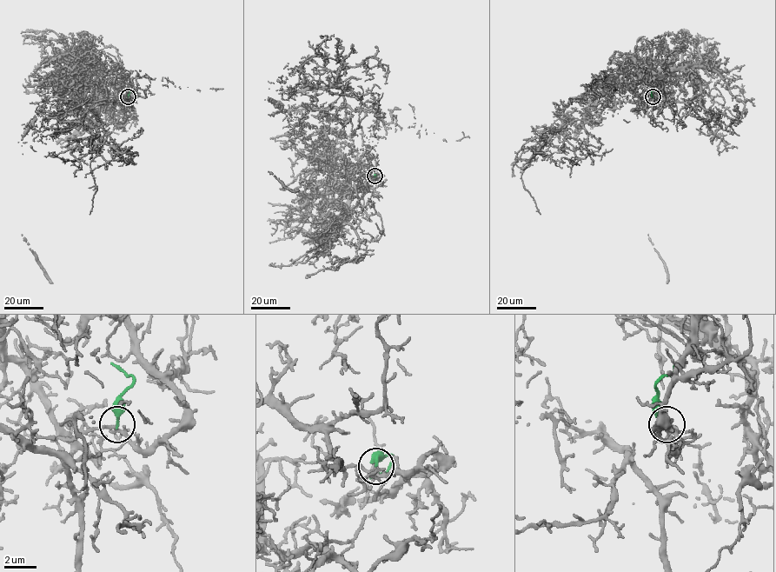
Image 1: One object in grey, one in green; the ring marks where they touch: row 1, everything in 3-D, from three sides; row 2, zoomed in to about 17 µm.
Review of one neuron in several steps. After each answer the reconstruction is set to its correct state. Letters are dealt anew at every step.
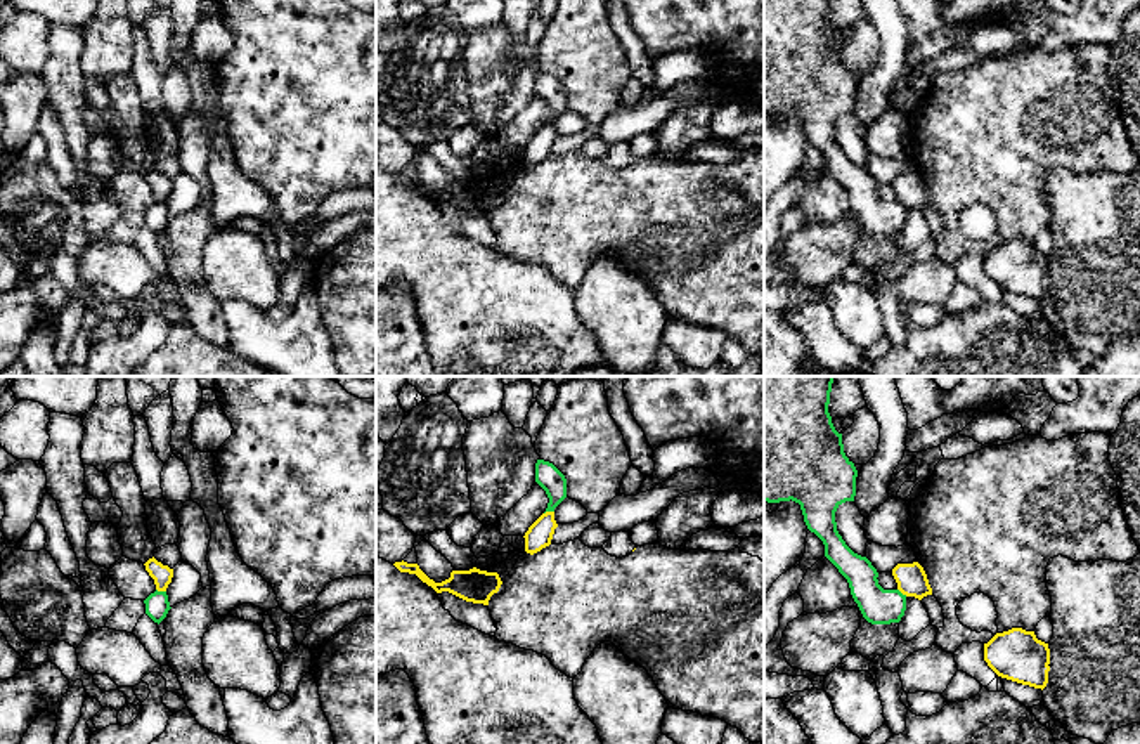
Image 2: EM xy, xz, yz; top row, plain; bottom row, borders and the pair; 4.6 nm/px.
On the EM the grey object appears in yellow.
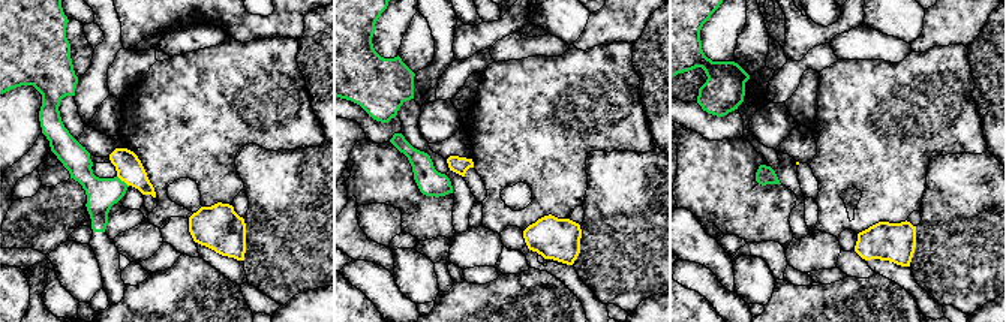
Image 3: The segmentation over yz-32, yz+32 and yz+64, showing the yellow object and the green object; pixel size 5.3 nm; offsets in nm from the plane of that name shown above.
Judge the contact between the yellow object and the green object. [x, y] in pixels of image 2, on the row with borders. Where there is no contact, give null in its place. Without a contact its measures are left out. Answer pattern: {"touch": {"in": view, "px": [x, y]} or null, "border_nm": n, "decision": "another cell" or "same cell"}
{"touch": {"in": "xy", "px": [161, 590]}, "border_nm": 50, "decision": "another cell"}

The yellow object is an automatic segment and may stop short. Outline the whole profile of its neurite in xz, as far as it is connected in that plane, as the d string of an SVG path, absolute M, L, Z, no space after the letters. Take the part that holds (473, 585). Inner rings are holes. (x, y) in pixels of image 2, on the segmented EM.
M395 562L393 564L400 572L416 574L423 583L431 586L437 593L449 591L466 602L489 605L489 600L494 593L499 591L502 581L497 572L480 571L476 567L470 571L452 571L450 578L435 583L430 579L418 564Z

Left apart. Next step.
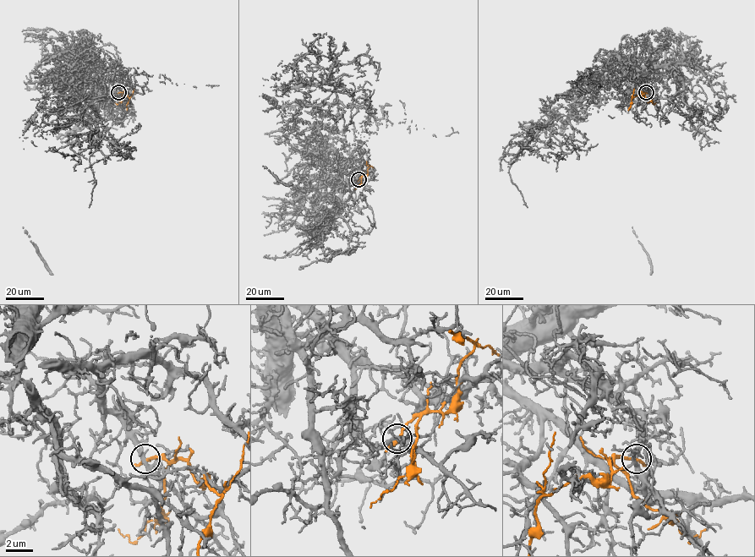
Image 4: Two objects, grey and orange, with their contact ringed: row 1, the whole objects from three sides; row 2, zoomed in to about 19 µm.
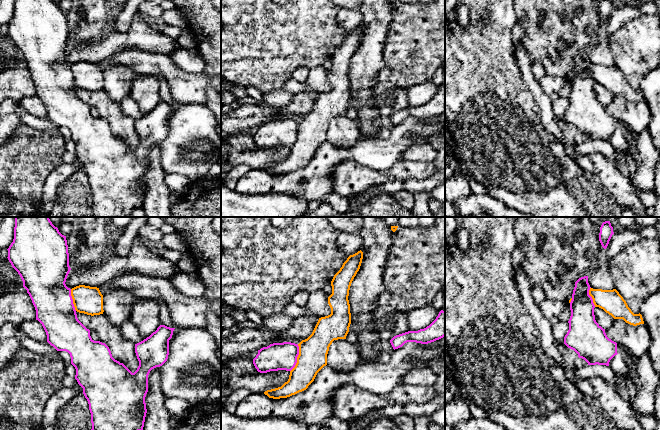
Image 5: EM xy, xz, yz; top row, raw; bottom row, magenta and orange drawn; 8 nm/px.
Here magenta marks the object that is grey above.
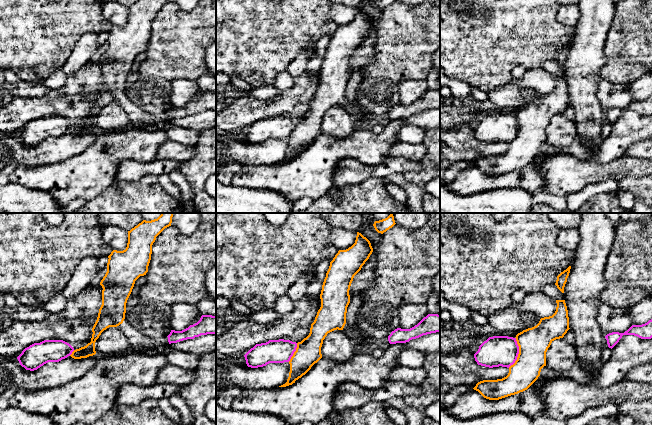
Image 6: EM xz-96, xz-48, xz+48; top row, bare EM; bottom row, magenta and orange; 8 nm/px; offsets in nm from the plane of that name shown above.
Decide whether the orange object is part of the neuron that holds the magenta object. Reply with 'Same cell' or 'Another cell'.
Another cell

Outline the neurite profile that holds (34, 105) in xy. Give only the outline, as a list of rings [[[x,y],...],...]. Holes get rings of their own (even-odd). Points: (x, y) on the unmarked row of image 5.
[[[38,96],[25,97],[20,101],[20,104],[30,114],[39,118],[47,118],[46,108]]]

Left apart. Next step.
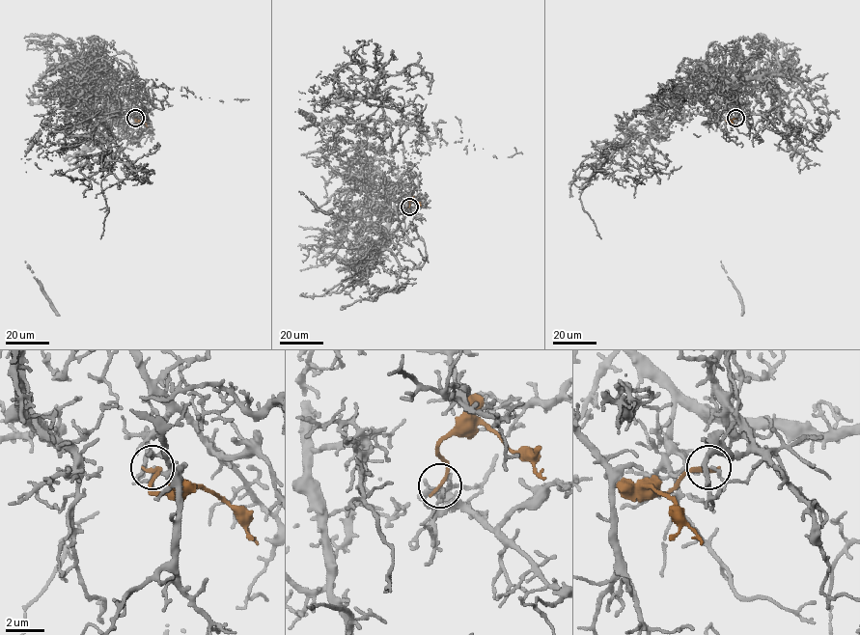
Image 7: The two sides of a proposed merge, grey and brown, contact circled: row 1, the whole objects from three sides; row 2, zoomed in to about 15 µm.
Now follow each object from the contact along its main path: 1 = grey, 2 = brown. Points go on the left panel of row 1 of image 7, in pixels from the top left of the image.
1: (135, 118), (105, 72), (69, 81), (93, 75), (84, 125), (129, 179), (68, 133), (167, 88), (240, 101)
2: (135, 118), (147, 126)

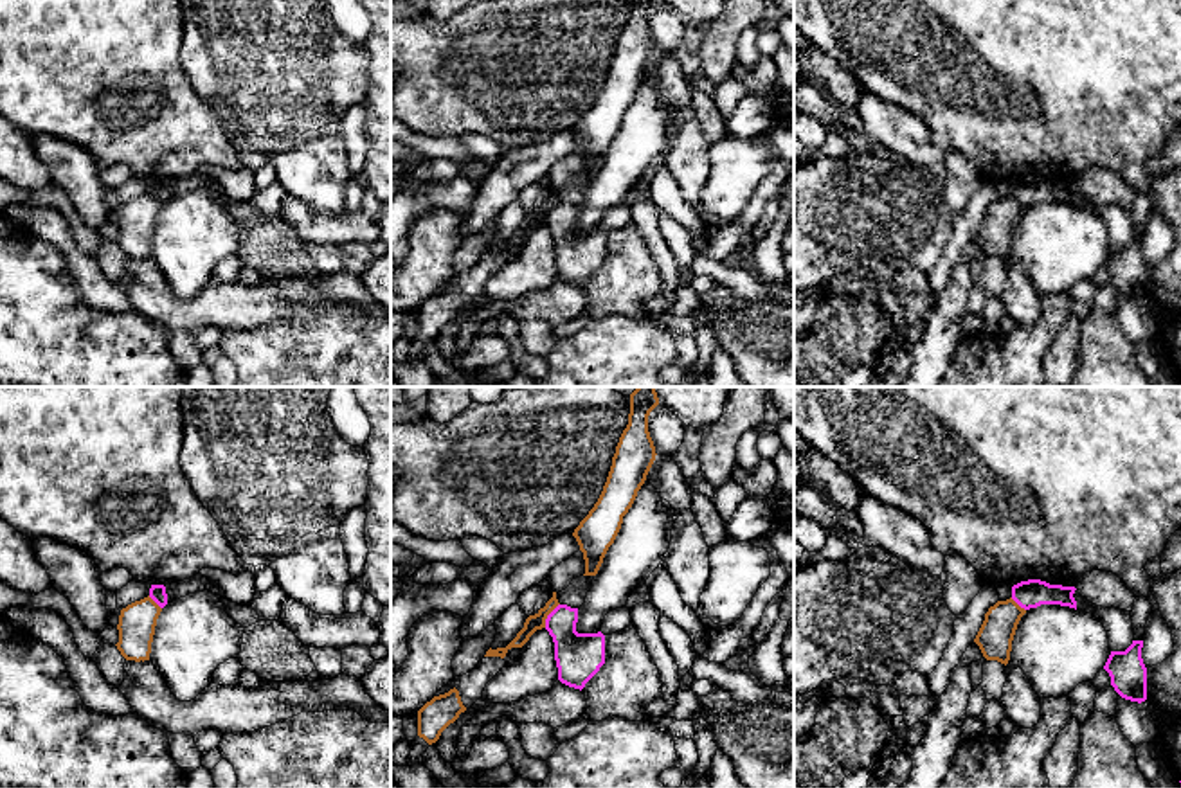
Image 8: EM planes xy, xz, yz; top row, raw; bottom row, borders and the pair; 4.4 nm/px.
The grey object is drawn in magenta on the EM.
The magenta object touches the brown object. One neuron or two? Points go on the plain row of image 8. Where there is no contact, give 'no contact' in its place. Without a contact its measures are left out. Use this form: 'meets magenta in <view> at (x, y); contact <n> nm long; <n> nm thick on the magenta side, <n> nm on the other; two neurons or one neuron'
meets magenta in xz at (548, 213); contact 130 nm long; 220 nm thick on the magenta side, 70 nm on the other; two neurons

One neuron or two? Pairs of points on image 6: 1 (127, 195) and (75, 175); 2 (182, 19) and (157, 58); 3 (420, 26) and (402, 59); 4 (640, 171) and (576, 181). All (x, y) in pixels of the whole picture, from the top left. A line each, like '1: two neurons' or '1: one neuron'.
1: two neurons
2: one neuron
3: one neuron
4: one neuron

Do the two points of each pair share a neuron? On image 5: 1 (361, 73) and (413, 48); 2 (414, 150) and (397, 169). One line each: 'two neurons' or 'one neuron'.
1: two neurons
2: two neurons

